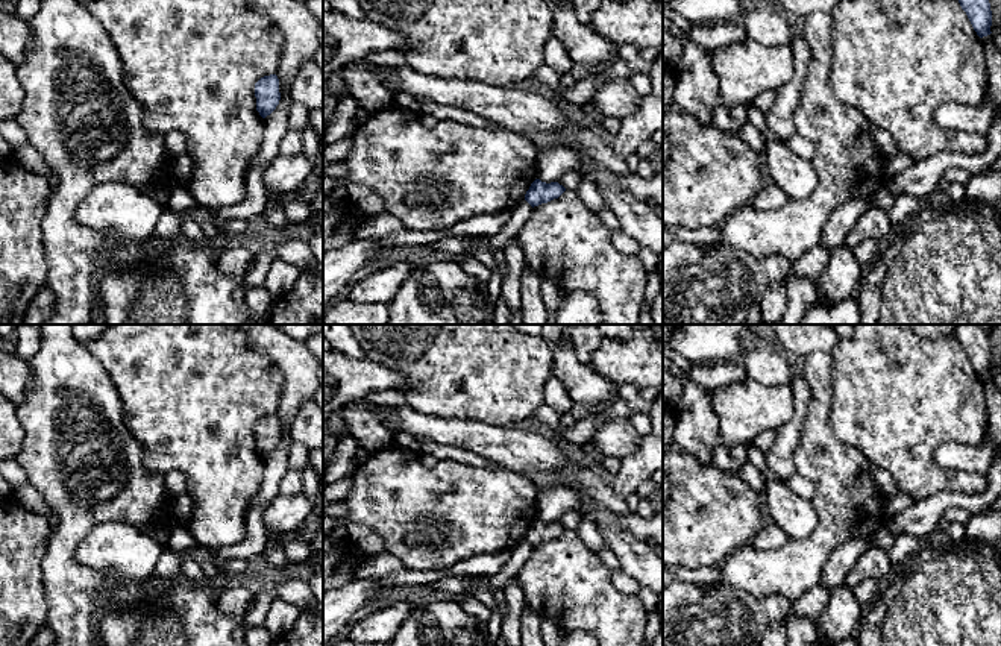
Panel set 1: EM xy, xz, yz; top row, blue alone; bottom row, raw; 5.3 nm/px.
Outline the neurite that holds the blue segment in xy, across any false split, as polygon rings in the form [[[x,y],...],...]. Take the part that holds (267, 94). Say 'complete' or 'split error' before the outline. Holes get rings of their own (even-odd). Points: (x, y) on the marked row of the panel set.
complete | [[[276,74],[264,76],[255,83],[256,111],[262,118],[270,115],[281,100],[279,79]]]

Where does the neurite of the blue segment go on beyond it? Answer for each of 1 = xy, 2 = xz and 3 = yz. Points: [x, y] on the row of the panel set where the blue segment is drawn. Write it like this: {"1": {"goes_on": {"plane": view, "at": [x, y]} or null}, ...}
{"1": {"goes_on": null}, "2": {"goes_on": null}, "3": {"goes_on": null}}

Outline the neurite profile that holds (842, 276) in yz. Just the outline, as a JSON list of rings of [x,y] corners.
[[[845,244],[830,253],[824,271],[817,278],[817,302],[839,303],[858,293],[866,271]]]

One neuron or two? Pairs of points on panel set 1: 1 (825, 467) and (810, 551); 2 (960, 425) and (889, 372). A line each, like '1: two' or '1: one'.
1: one
2: one

